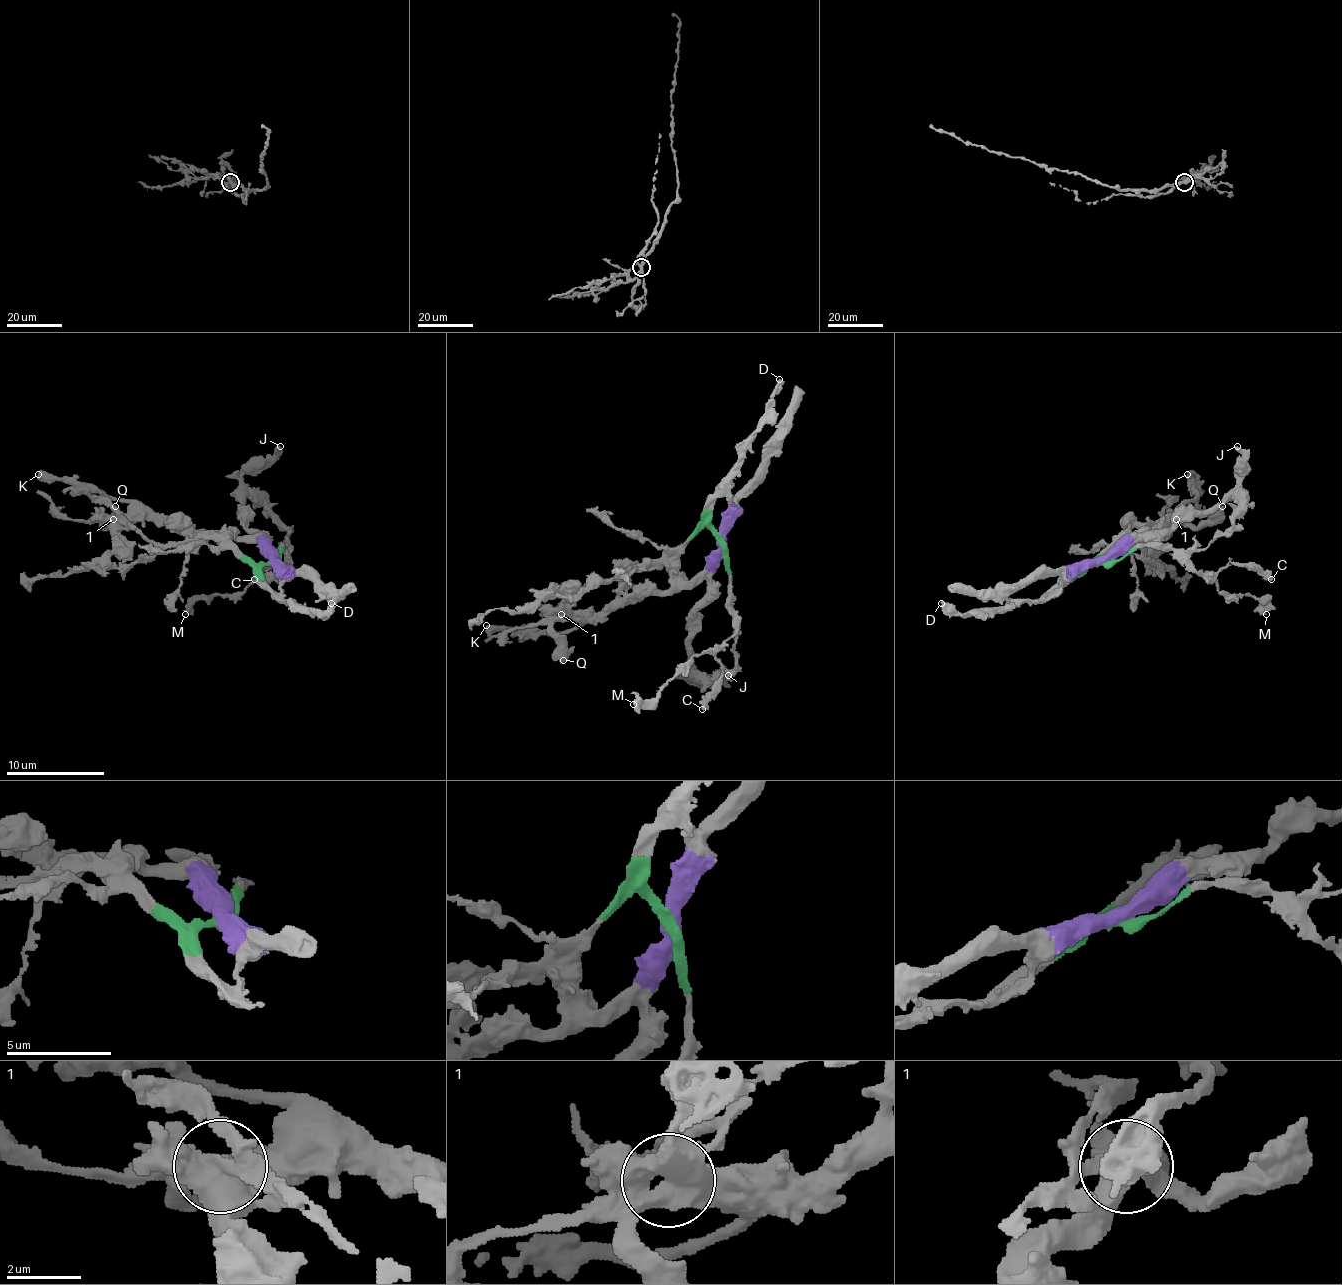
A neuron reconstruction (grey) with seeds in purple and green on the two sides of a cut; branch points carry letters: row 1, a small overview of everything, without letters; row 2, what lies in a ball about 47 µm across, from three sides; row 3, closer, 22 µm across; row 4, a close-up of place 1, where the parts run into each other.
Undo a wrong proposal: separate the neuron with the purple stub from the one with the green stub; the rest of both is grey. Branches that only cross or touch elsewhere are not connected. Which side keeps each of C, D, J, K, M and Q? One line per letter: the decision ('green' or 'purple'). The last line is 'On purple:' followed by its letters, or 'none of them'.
C: green
D: green
J: purple
K: purple
M: green
Q: purple
On purple: J, K, Q

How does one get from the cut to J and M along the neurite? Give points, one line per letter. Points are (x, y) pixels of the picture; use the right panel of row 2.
J: (1102, 563), (1127, 551), (1137, 541), (1161, 538), (1188, 516), (1210, 511), (1245, 474), (1245, 455), (1237, 445)
M: (1102, 563), (1122, 560), (1137, 548), (1168, 546), (1220, 592), (1262, 600), (1267, 614)

